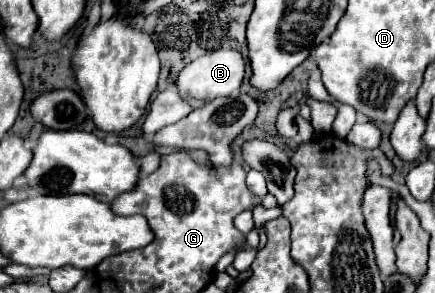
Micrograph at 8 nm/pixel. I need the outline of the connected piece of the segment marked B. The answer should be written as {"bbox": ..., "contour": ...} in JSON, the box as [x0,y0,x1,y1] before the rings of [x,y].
{"bbox":[178,50,246,102],"contour":[[[214,50],[190,62],[178,76],[178,90],[190,102],[210,102],[216,96],[232,96],[240,90],[246,72],[246,60],[240,50]]]}

